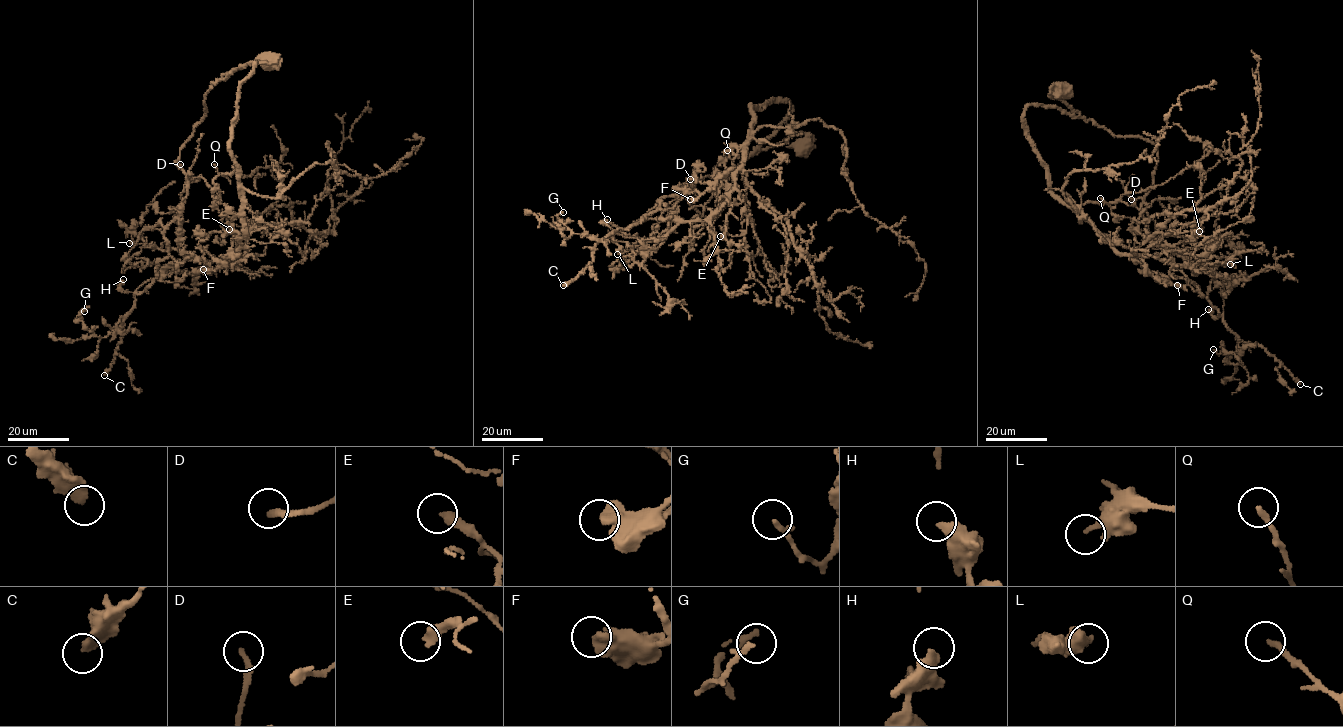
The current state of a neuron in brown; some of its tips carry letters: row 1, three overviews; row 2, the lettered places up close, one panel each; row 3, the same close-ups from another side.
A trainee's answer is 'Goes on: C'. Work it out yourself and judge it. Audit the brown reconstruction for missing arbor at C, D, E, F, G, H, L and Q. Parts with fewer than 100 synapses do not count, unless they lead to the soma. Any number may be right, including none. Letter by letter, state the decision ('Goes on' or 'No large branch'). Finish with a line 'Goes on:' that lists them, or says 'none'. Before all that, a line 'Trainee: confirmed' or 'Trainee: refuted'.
Trainee: refuted
C: Goes on
D: Goes on
E: No large branch
F: No large branch
G: No large branch
H: No large branch
L: No large branch
Q: No large branch
Goes on: C, D

